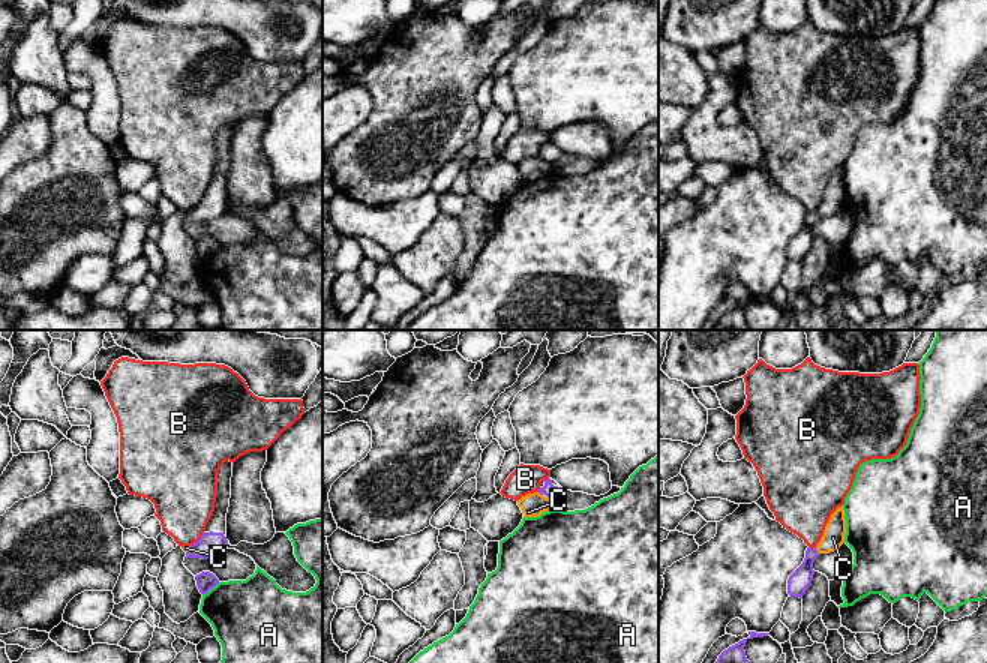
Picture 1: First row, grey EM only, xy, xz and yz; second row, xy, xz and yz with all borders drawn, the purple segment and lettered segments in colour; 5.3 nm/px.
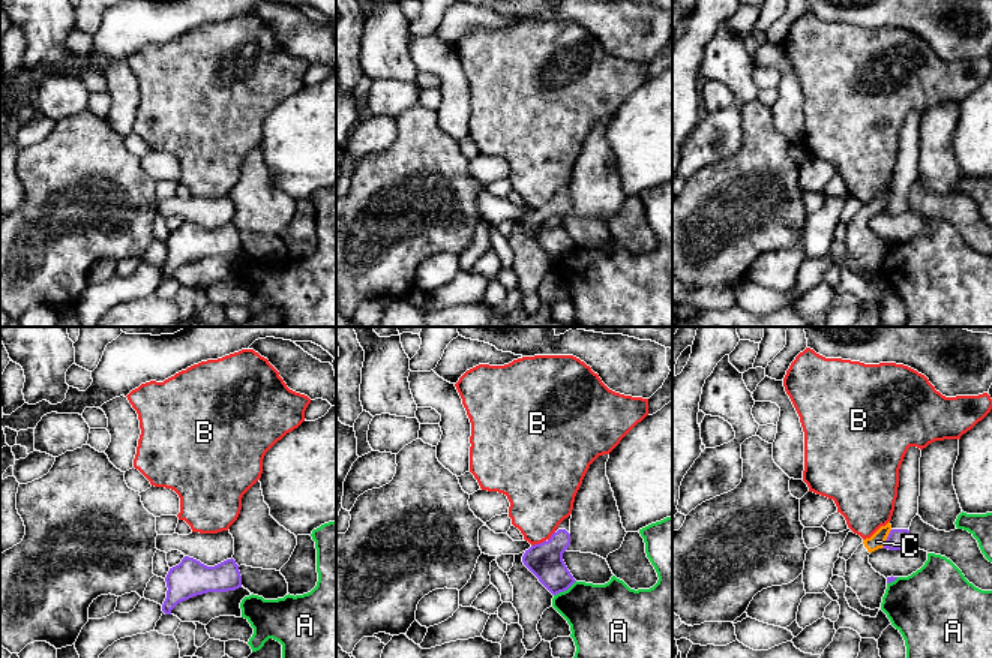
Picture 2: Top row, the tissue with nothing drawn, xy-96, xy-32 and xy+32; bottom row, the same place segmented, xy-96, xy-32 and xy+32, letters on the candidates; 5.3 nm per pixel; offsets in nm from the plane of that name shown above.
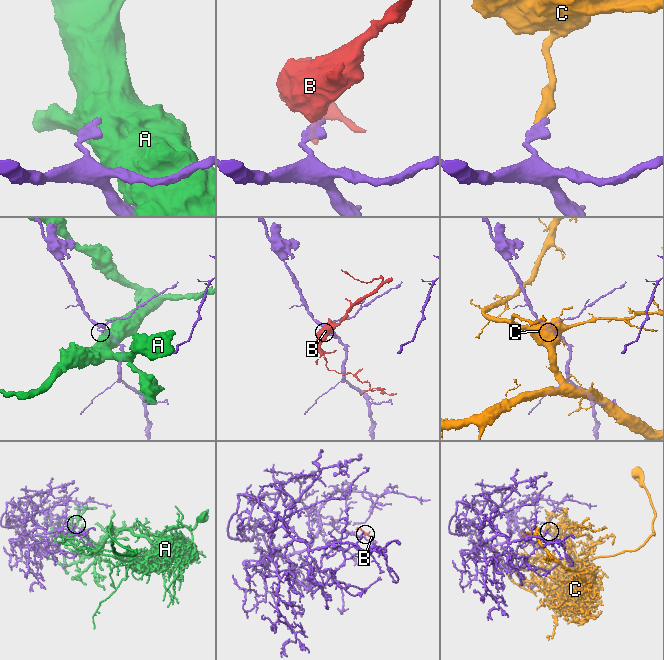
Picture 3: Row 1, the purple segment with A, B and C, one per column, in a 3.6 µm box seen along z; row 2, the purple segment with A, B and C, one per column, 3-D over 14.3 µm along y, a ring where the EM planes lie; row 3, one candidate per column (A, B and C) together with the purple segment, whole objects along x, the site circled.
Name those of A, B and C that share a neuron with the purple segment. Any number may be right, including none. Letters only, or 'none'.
none

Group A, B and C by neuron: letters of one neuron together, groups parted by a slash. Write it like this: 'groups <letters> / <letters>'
groups A / B / C

